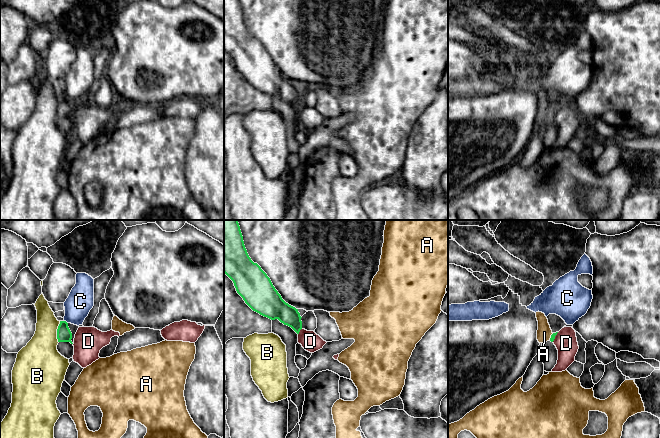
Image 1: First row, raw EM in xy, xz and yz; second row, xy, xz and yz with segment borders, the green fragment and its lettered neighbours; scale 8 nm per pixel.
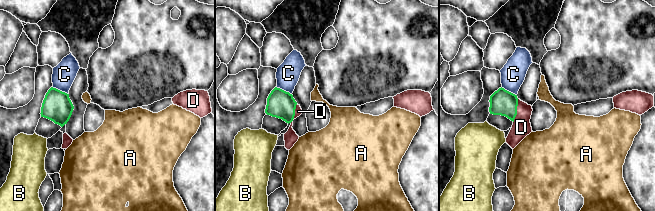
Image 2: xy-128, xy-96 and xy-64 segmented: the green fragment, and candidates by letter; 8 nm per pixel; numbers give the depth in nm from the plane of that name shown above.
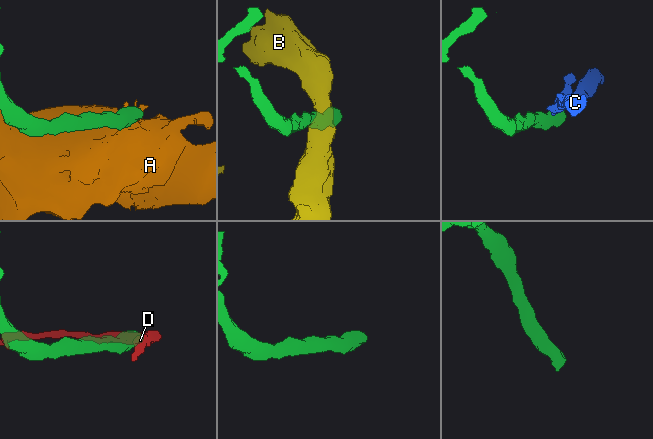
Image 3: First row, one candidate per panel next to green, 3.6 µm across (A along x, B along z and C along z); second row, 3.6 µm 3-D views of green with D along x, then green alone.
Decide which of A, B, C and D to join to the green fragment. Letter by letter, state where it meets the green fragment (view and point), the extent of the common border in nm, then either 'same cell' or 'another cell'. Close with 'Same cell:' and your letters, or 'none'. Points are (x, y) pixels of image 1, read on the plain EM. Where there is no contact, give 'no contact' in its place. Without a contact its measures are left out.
A: contact yz (551, 112); length 70 nm; another cell
B: contact xy (57, 108); length 180 nm; another cell
C: contact xy (66, 98); length 40 nm; another cell
D: contact xz (299, 107); length 60 nm; same cell
Same cell: D

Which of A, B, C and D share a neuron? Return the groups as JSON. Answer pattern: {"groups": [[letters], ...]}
{"groups": [["A"], ["B"], ["C"], ["D"]]}

